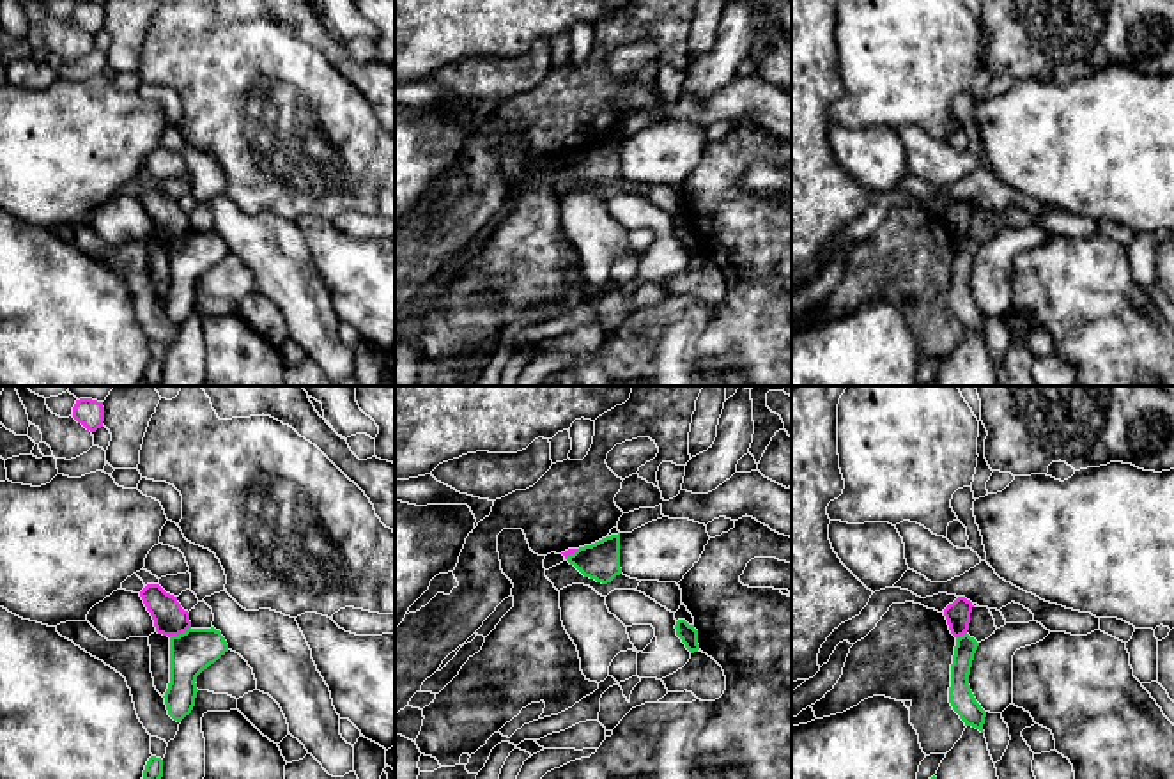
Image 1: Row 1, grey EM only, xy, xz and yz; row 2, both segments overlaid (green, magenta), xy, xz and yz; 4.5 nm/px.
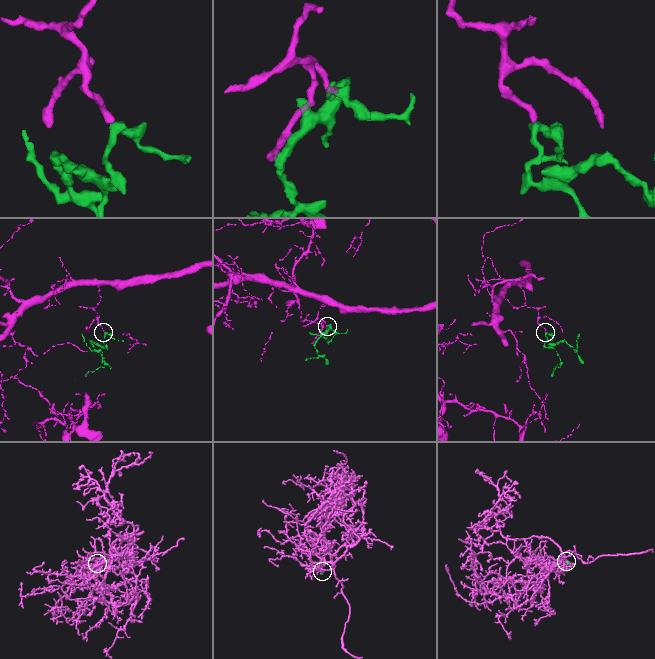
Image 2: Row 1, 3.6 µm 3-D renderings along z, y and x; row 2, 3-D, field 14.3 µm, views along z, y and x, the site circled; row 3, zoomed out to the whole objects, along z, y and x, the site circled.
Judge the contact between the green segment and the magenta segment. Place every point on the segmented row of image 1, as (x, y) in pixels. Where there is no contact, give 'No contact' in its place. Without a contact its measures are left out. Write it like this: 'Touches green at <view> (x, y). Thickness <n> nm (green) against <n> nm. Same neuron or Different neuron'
Touches green at xy (179, 634). Thickness 200 nm (green) against 150 nm. Different neuron

